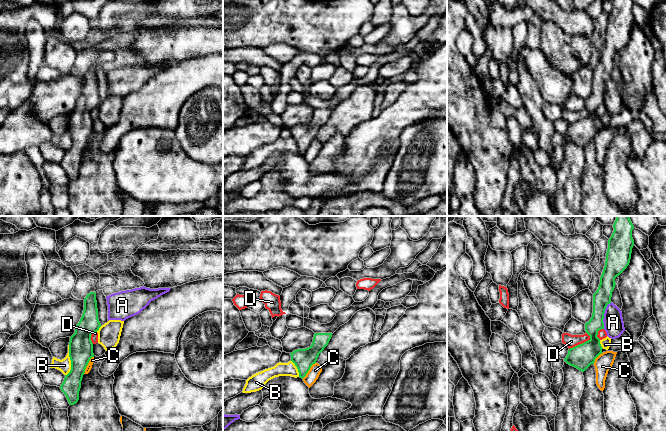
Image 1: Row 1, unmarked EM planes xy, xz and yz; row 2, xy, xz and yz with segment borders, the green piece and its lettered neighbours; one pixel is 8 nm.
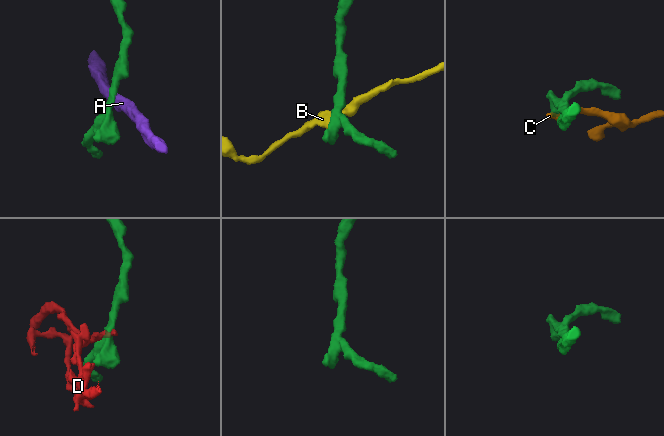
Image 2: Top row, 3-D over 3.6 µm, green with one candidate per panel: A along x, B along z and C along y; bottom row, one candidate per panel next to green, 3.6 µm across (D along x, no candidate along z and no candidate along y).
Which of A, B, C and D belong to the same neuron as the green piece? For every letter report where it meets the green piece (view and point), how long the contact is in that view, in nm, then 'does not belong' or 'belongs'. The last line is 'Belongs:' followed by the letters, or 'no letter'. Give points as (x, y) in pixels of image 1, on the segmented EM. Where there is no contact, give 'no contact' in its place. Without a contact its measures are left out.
A: yz (603, 315) | 220 nm | does not belong
B: xy (70, 359) | 260 nm | does not belong
C: xy (87, 364) | 170 nm | does not belong
D: yz (580, 344) | 200 nm | does not belong
Belongs: no letter

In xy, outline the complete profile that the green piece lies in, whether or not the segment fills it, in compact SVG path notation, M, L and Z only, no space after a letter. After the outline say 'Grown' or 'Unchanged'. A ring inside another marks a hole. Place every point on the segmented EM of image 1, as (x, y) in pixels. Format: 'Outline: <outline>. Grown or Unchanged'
Outline: M90 292L84 299L84 310L75 333L70 337L69 357L71 370L65 375L60 386L70 405L79 400L79 391L85 369L93 354L91 335L99 330L101 324L98 319L96 293Z. Unchanged

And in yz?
Outline: M617 216L613 224L614 231L608 240L605 266L600 277L600 284L593 294L593 313L591 319L585 323L585 331L590 339L568 350L564 361L584 372L595 359L602 354L598 331L604 329L604 313L611 303L612 292L615 288L615 278L629 265L634 240L632 230L634 226L629 216Z. Unchanged

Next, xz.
Outline: M315 333L310 347L290 353L291 361L297 367L300 378L303 379L311 366L316 363L319 354L328 345L331 337L332 333Z. Unchanged

